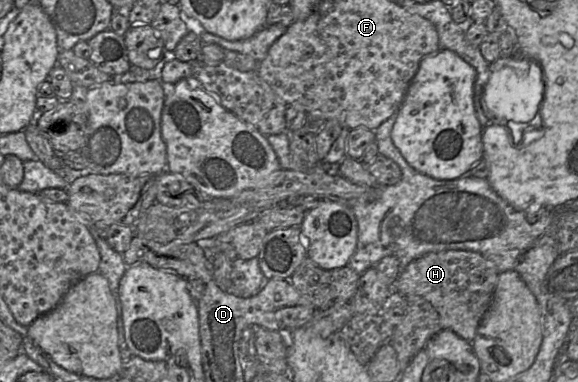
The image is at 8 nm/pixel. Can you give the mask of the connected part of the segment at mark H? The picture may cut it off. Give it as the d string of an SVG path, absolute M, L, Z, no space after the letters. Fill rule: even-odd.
M431 252L410 262L399 274L392 290L404 297L415 295L424 298L438 312L443 330L451 330L463 340L472 343L492 302L499 274L495 264L477 252Z

